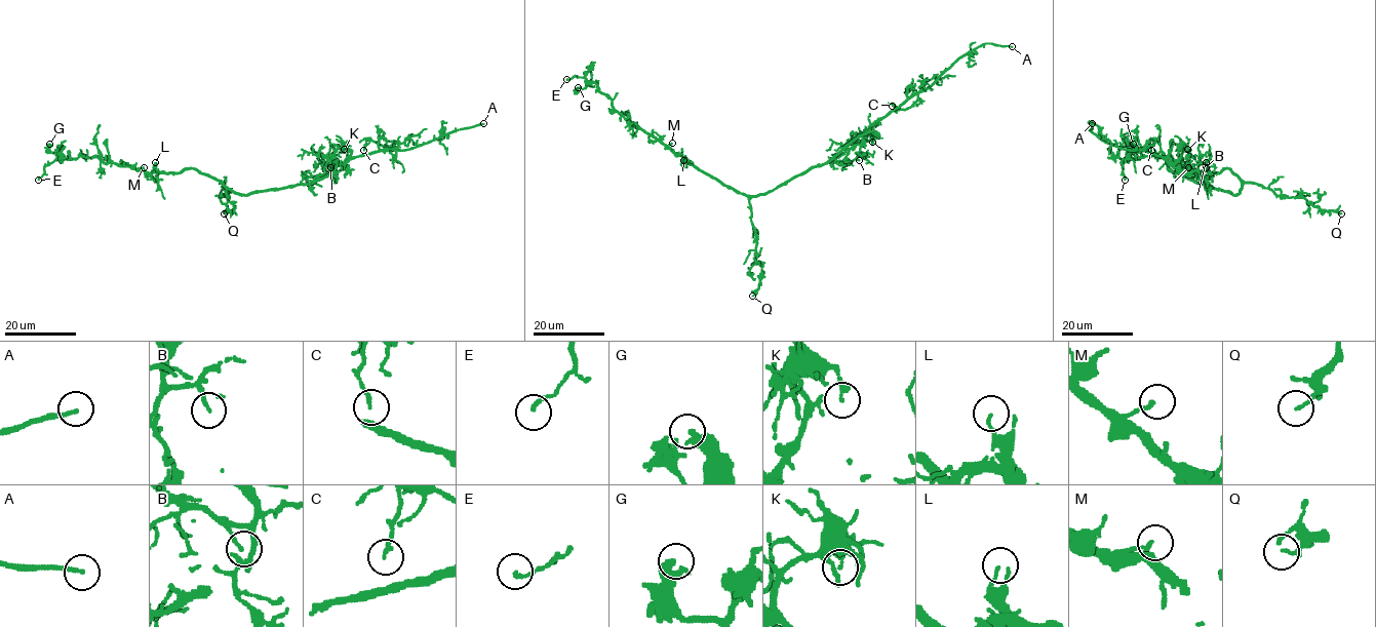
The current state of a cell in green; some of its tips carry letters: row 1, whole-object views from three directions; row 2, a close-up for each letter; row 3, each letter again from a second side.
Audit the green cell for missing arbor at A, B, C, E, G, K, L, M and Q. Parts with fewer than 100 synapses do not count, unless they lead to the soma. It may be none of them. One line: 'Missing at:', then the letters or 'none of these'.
Missing at: A

